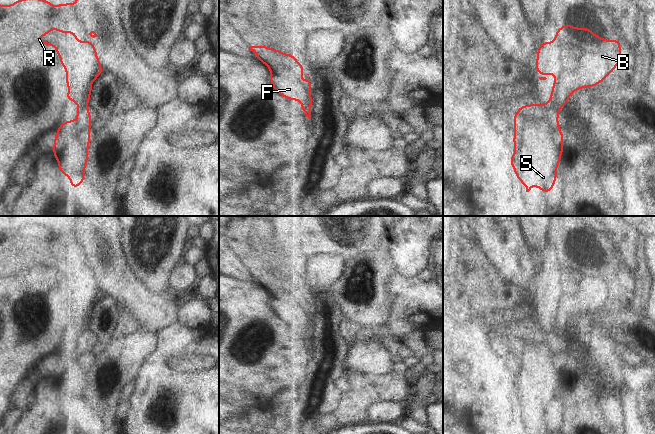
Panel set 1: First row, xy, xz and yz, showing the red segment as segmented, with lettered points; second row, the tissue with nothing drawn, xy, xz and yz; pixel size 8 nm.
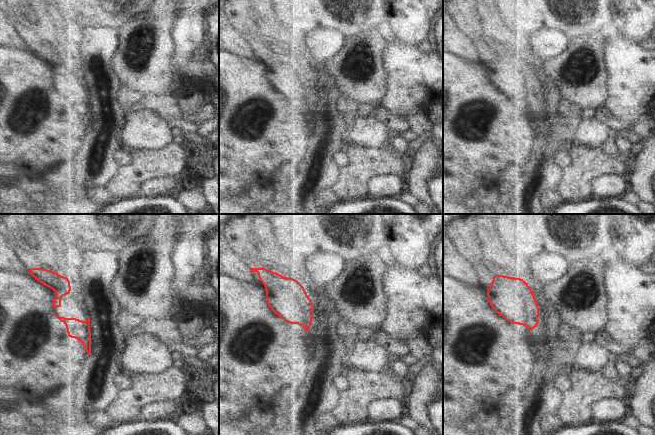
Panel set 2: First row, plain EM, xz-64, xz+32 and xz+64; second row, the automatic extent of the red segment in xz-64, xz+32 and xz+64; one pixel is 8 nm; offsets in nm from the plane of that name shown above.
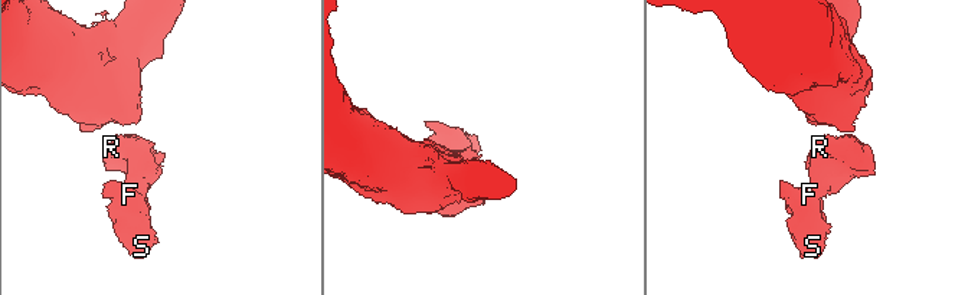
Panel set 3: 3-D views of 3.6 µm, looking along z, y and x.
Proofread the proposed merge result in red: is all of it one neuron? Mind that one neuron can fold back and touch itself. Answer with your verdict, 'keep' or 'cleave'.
keep

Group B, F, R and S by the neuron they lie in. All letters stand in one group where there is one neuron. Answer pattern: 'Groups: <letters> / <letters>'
Groups: B F R S

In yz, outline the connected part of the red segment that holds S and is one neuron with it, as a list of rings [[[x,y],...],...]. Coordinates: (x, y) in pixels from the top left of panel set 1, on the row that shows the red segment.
[[[571,24],[562,25],[555,32],[554,42],[543,42],[539,44],[535,70],[540,74],[552,74],[558,77],[553,81],[553,88],[549,102],[546,104],[531,104],[521,106],[514,117],[514,138],[515,152],[509,158],[515,171],[516,177],[526,187],[526,192],[531,190],[533,185],[537,186],[542,192],[551,194],[551,190],[557,179],[557,166],[563,153],[563,133],[559,128],[559,110],[569,102],[570,94],[576,90],[586,87],[595,87],[602,82],[621,62],[621,41],[606,40],[597,37],[591,29],[583,27],[573,28]]]

